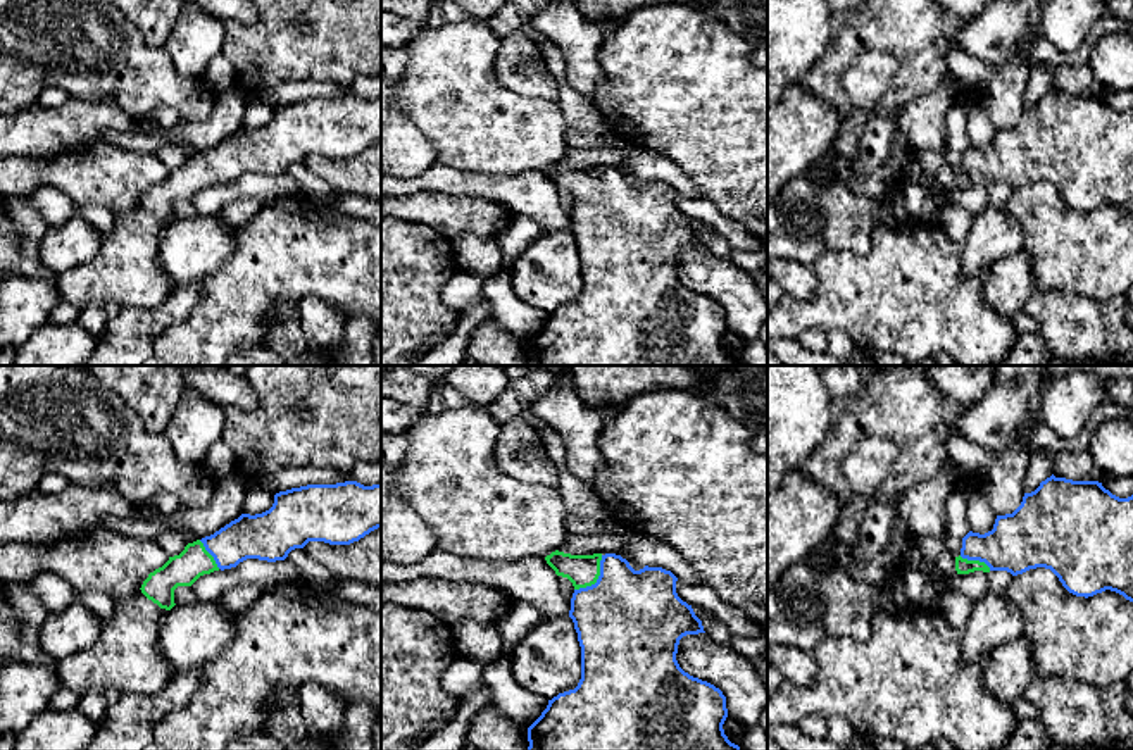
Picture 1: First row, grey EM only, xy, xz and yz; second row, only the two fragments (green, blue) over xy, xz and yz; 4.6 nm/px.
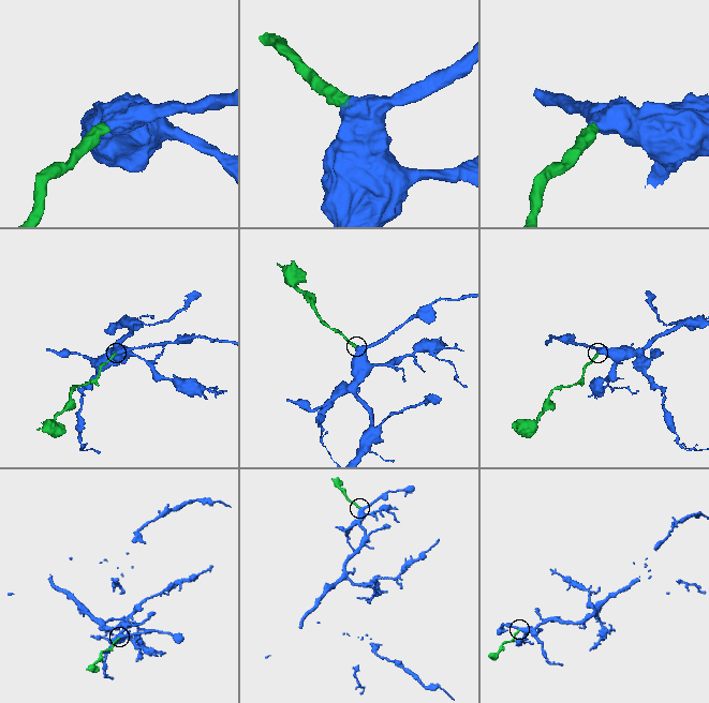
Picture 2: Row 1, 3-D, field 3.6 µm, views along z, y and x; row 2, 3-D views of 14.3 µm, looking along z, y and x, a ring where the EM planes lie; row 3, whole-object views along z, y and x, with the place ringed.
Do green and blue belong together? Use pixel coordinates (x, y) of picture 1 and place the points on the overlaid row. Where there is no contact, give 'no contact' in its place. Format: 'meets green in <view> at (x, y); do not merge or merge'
meets green in xz at (597, 578); merge

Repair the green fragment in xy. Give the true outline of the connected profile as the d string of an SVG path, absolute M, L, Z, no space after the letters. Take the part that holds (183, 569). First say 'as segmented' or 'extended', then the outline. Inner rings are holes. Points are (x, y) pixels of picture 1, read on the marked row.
extended; M345 481L291 488L276 493L269 510L255 516L241 514L214 534L188 543L179 555L169 557L162 567L150 572L140 590L160 609L171 610L176 605L174 590L191 586L203 574L236 567L247 559L285 560L291 550L304 548L309 541L350 545L378 528L381 528L381 483L364 486Z

